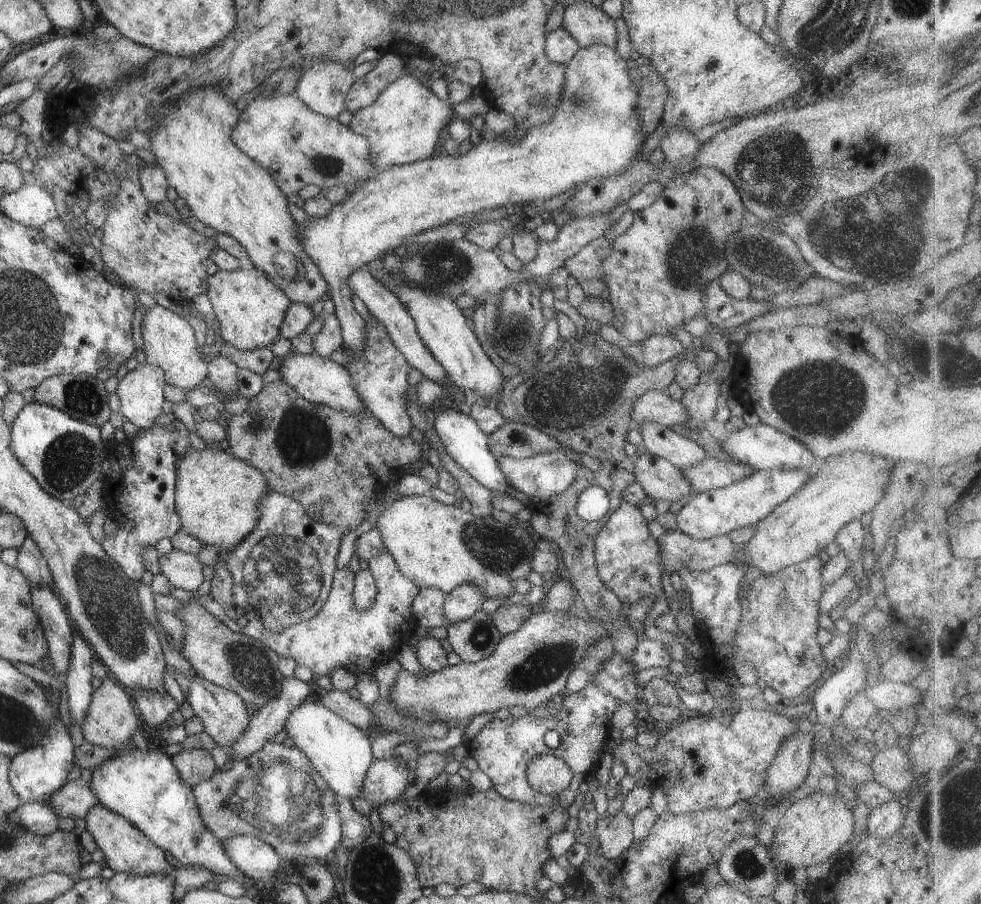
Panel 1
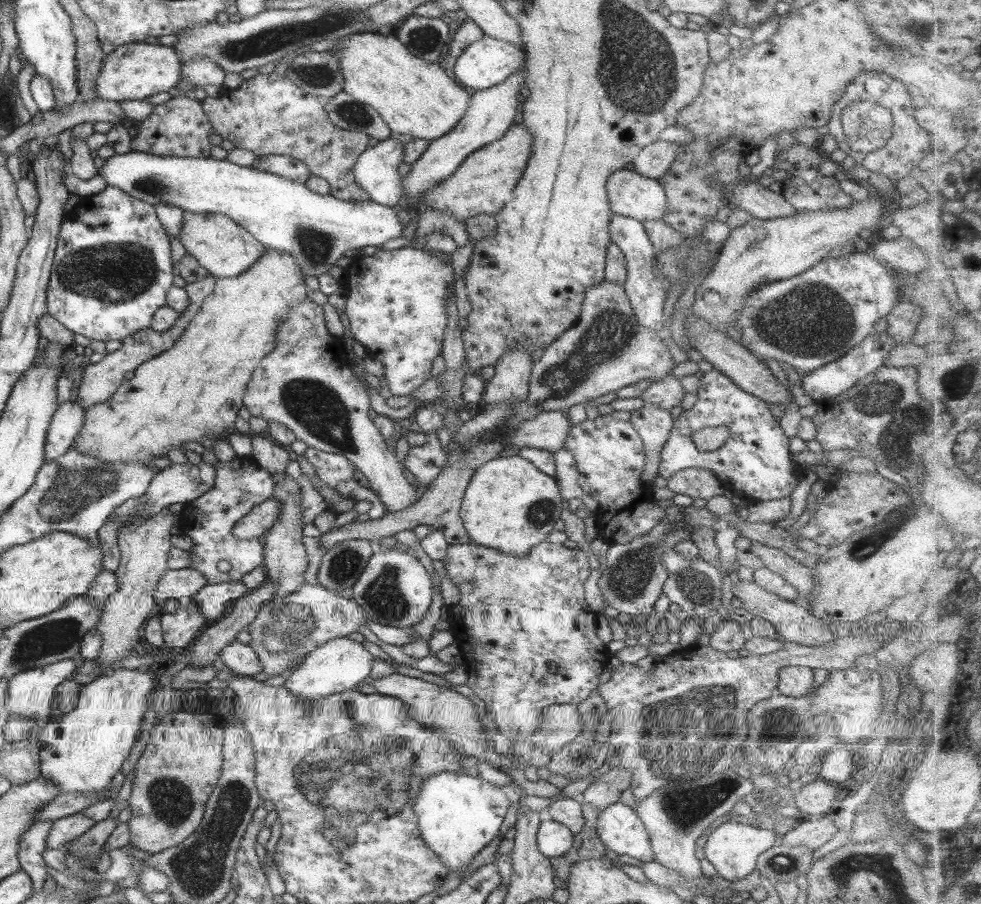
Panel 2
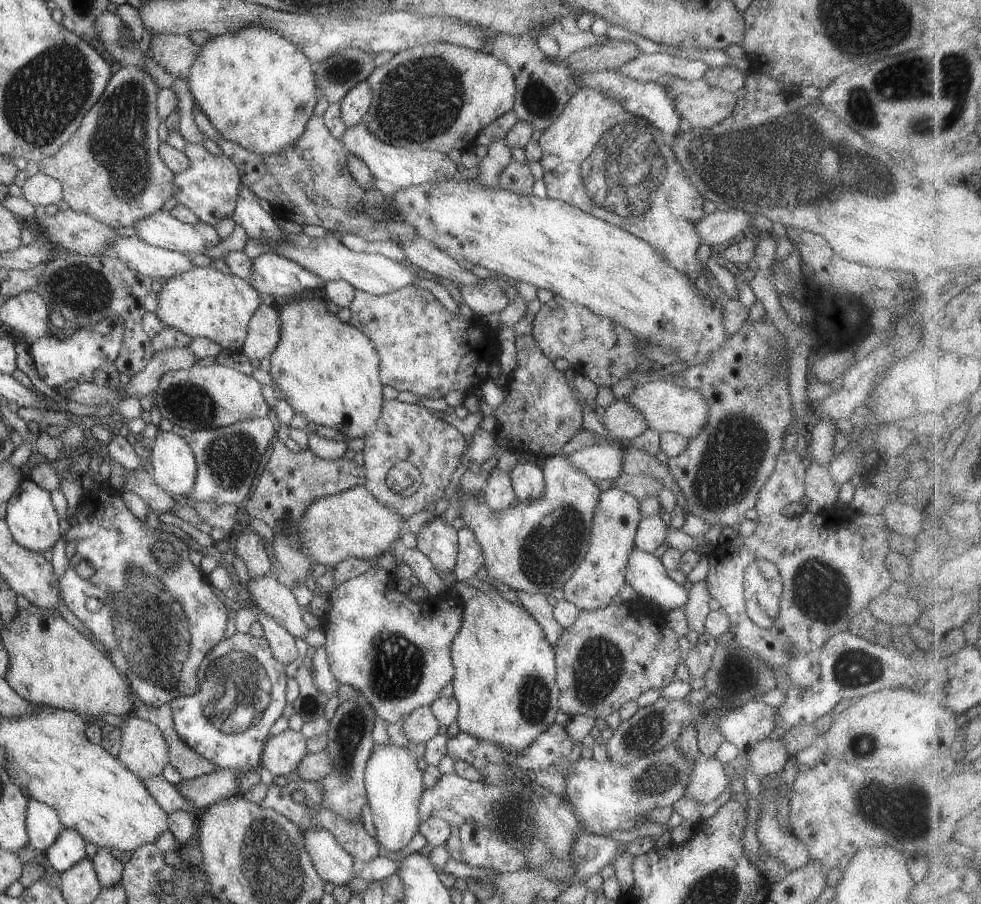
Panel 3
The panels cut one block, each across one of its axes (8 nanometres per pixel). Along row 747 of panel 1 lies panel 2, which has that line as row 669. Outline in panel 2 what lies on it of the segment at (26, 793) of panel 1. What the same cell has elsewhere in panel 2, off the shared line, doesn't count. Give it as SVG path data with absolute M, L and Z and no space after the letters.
M68 659L12 676L8 680L9 714L29 718L37 725L47 723L55 688L68 679L74 668L73 660Z

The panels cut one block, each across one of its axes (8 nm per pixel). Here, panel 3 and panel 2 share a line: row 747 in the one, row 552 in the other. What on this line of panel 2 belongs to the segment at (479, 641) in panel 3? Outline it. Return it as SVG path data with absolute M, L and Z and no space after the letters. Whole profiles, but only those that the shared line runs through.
M517 455L512 456L504 456L504 457L495 457L482 465L479 465L471 475L469 479L469 483L467 483L467 488L465 489L463 500L461 501L461 506L459 509L459 516L461 518L461 522L463 524L463 528L465 528L467 532L467 536L469 536L469 540L471 543L479 544L479 546L485 546L485 548L491 548L491 550L497 550L497 552L501 552L501 554L507 554L507 556L525 556L535 544L539 544L545 540L547 534L554 530L553 525L554 522L560 518L562 498L560 496L560 492L557 488L556 481L554 477L547 476L542 472L539 472L531 462L527 462L527 460L523 460L519 458Z

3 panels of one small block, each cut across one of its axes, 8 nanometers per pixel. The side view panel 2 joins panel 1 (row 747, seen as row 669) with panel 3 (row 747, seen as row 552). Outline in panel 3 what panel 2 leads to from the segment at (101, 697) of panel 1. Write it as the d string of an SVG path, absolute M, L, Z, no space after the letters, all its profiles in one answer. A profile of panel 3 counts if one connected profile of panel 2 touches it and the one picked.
M131 714L120 726L120 747L116 757L141 780L159 775L168 764L168 746L160 726Z

